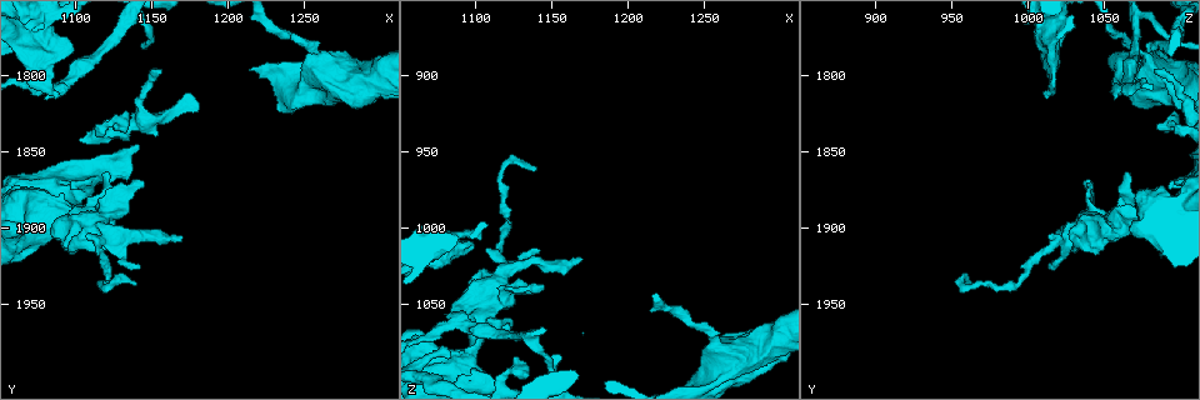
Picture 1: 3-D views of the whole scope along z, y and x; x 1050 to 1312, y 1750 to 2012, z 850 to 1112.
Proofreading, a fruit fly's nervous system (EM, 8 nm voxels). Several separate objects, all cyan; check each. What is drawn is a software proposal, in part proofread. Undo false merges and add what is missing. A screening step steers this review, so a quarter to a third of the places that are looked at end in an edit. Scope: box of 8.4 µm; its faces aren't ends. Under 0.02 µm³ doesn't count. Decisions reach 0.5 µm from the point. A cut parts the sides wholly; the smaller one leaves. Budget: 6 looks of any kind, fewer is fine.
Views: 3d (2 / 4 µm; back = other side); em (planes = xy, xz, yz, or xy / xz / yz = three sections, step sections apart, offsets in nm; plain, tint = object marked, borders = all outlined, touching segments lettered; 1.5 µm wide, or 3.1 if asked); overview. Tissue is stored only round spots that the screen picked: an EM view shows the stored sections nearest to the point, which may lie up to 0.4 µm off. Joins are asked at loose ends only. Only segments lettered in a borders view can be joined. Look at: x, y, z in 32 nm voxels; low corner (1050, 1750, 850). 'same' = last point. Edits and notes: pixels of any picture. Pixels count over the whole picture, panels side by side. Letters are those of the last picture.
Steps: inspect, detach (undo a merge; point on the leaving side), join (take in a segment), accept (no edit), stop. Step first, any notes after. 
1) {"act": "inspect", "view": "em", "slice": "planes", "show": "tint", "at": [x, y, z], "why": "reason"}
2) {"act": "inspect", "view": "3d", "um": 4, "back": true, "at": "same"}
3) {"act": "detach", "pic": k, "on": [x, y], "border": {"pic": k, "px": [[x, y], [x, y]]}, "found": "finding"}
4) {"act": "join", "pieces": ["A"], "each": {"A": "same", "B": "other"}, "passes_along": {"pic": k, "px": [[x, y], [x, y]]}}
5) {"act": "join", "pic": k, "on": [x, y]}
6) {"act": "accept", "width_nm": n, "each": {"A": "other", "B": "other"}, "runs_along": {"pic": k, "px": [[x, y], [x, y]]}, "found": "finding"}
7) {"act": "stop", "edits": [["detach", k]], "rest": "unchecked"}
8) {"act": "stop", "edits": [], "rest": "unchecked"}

{"act": "inspect", "view": "3d", "um": 2, "at": [1138, 1938, 962], "why": "end of a long branch"}

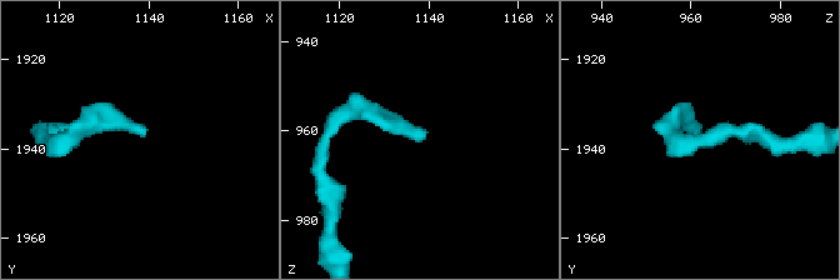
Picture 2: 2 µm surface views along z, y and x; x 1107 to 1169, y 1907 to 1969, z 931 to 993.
{"act": "inspect", "view": "em", "slice": "planes", "show": "tint", "at": [1139, 1936, 962], "why": "now the EM"}

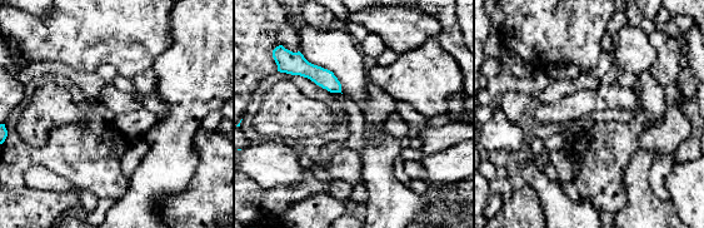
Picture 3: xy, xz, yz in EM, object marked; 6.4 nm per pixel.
{"act": "inspect", "view": "em", "slice": "planes", "show": "borders", "at": "same"}

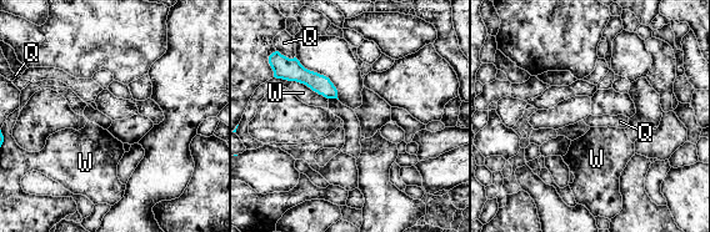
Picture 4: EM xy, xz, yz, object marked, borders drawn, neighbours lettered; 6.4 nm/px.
{"act": "accept", "each": {"Q": "other", "W": "other"}, "border": {"pic": 4, "px": [[274, 76], [303, 82], [328, 99]]}, "found": "none of them fits"}

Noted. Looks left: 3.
{"act": "inspect", "view": "3d", "um": 4, "at": [1144, 1870, 1038], "why": "an open end"}

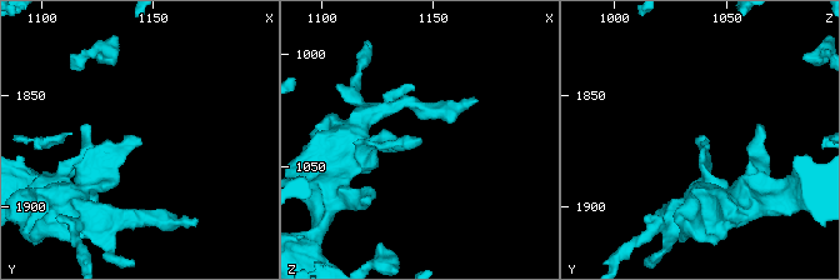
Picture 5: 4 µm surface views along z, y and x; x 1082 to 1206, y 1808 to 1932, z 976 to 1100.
{"act": "inspect", "view": "em", "slice": "xz", "step": 4, "show": "tint", "at": [1144, 1869, 1038]}

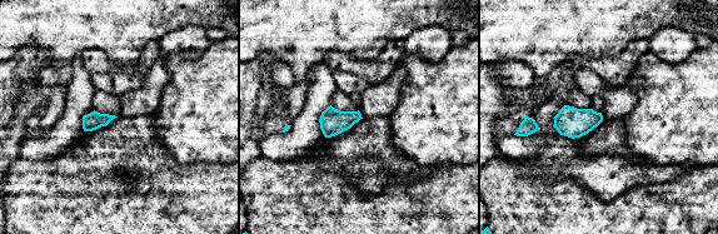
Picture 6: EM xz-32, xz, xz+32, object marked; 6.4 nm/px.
{"act": "inspect", "view": "em", "slice": "planes", "show": "borders", "at": "same"}

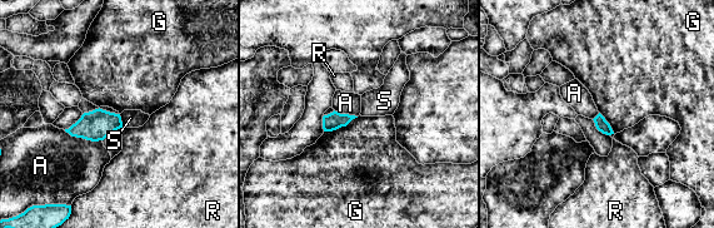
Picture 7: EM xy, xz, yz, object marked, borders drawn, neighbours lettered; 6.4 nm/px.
{"act": "accept", "longest_contact_nm": ["A", 260], "each": {"A": "other", "G": "other", "R": "other", "S": "other"}, "border": {"pic": 7, "px": [[358, 117], [345, 125], [324, 132]]}, "found": "none of them fits"}

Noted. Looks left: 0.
{"act": "stop", "edits": [], "rest": "unchecked"}

